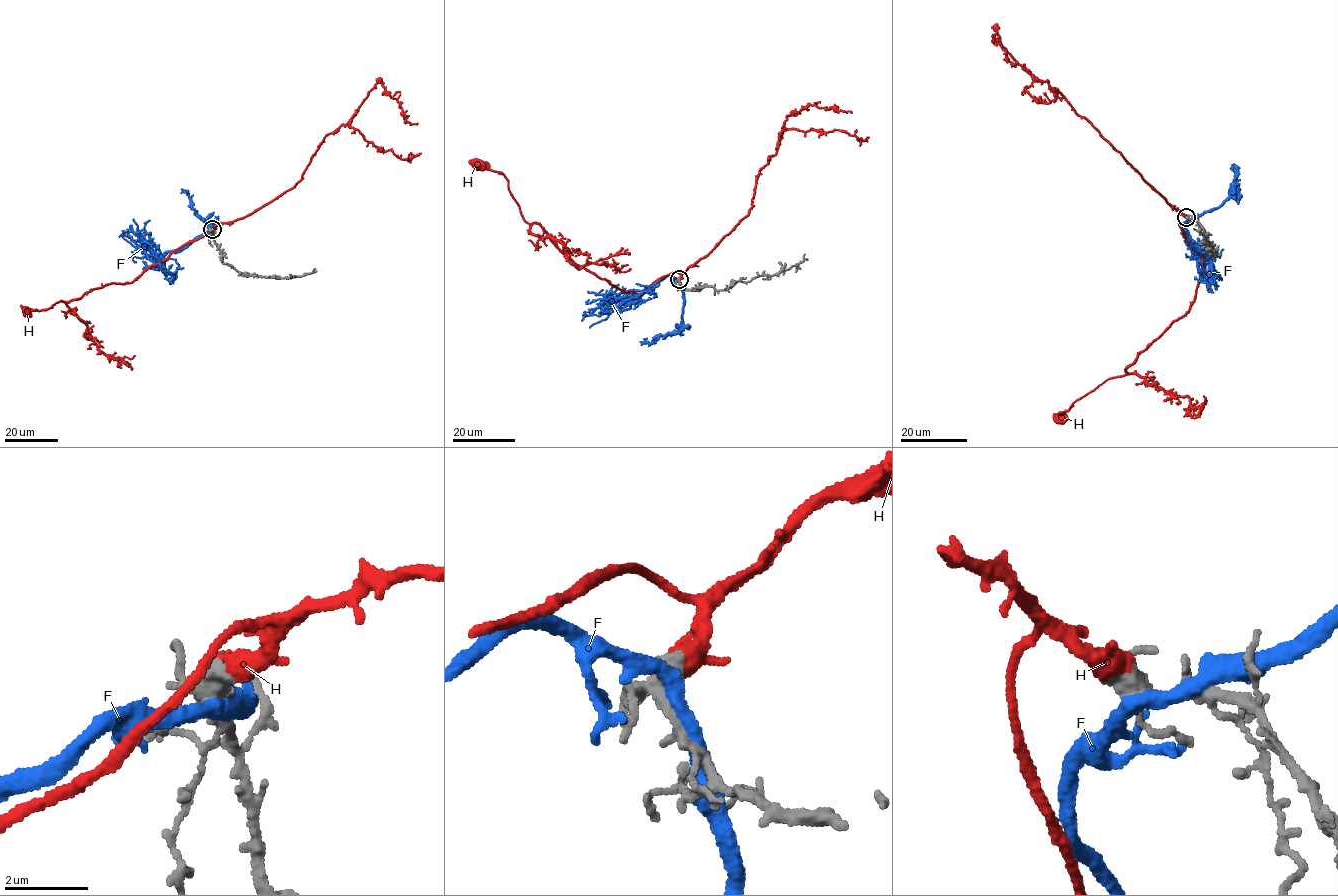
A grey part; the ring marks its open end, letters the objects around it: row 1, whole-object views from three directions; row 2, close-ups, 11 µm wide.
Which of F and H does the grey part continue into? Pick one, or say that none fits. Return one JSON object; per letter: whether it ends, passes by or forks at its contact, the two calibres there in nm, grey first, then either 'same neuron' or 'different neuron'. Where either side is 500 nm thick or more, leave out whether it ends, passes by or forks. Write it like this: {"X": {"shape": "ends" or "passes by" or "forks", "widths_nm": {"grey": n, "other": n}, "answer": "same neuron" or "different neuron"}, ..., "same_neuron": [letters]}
{"F": {"shape": "passes by", "widths_nm": {"grey": 320, "other": 360}, "answer": "different neuron"}, "H": {"shape": "passes by", "widths_nm": {"grey": 360, "other": 360}, "answer": "same neuron"}, "same_neuron": ["H"]}

